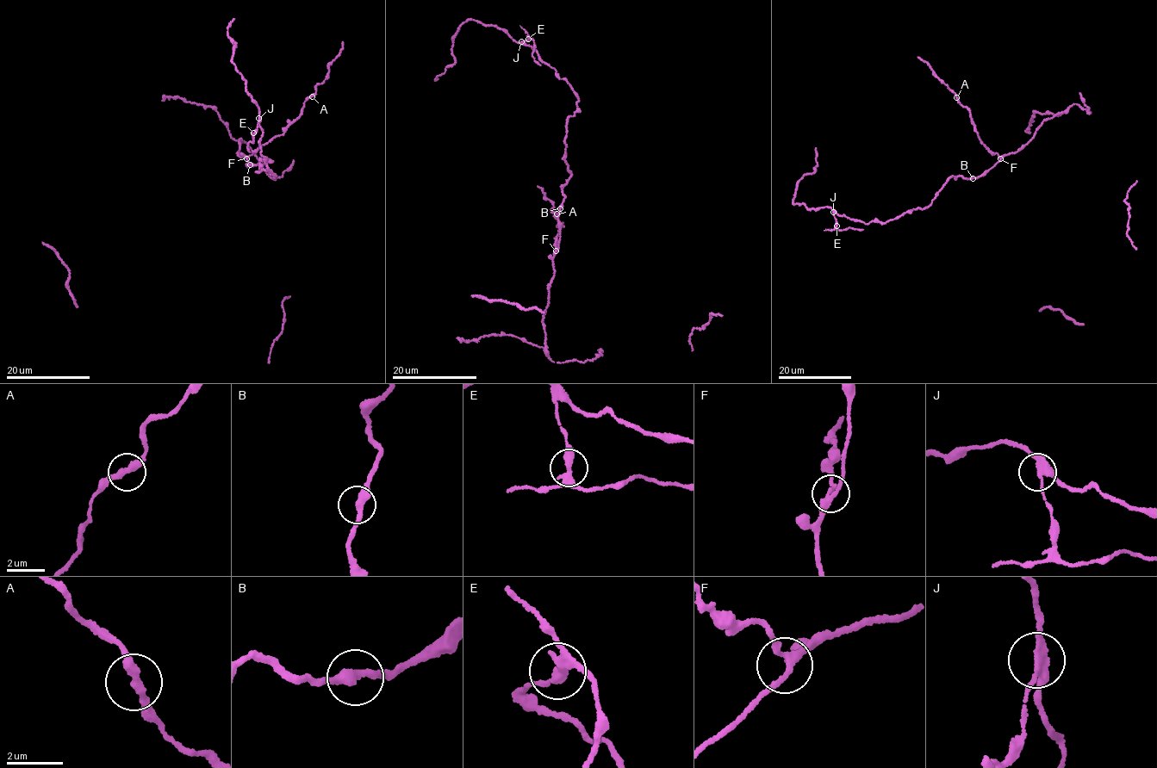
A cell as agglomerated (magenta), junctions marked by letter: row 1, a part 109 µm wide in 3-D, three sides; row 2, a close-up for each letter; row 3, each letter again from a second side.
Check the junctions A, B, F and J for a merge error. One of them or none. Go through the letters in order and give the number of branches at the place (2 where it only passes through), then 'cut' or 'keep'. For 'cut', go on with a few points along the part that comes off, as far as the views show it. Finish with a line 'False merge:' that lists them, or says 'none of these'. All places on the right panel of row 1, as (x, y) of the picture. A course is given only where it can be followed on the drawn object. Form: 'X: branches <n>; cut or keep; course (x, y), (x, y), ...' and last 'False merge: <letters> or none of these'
A: branches 2; keep
B: branches 2; keep
F: branches 3; keep
J: branches 3; cut; course (833, 212), (836, 227), (839, 230), (863, 229)
False merge: J

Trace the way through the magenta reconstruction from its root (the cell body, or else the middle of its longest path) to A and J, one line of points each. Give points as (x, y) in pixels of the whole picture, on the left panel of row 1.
A: (243, 157), (248, 157), (263, 144), (284, 133), (286, 127), (299, 117), (304, 102), (312, 96)
J: (243, 157), (247, 165), (270, 161), (257, 171), (276, 175), (261, 154), (258, 118)

